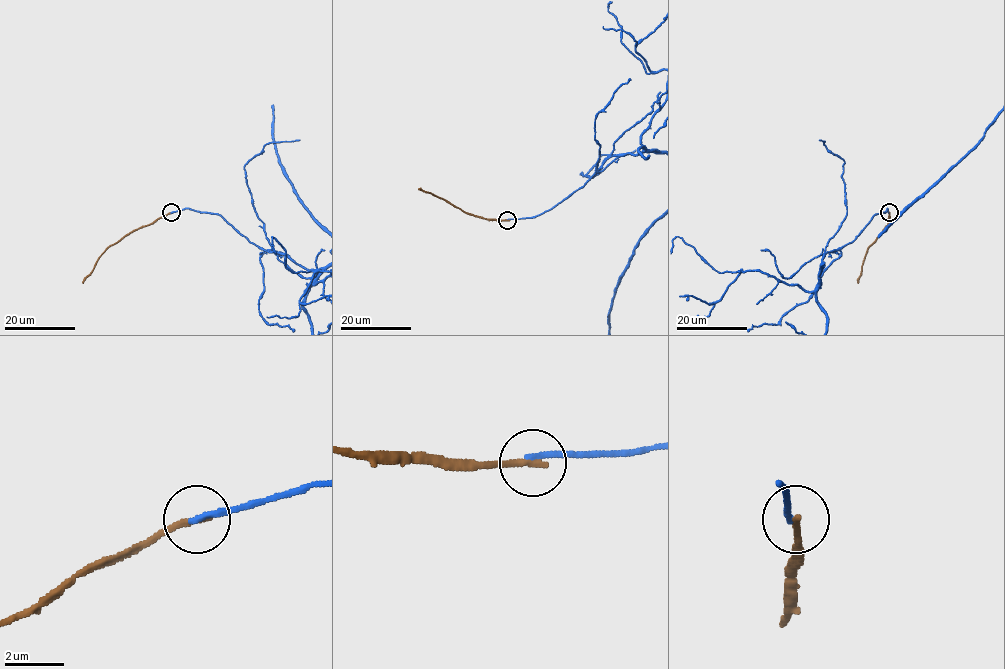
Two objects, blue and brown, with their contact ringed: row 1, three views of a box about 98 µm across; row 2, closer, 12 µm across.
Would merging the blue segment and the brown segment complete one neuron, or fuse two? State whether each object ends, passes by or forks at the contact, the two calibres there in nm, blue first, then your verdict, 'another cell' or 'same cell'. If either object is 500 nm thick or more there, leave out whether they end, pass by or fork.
blue ends | brown ends | 220/240 nm | another cell

